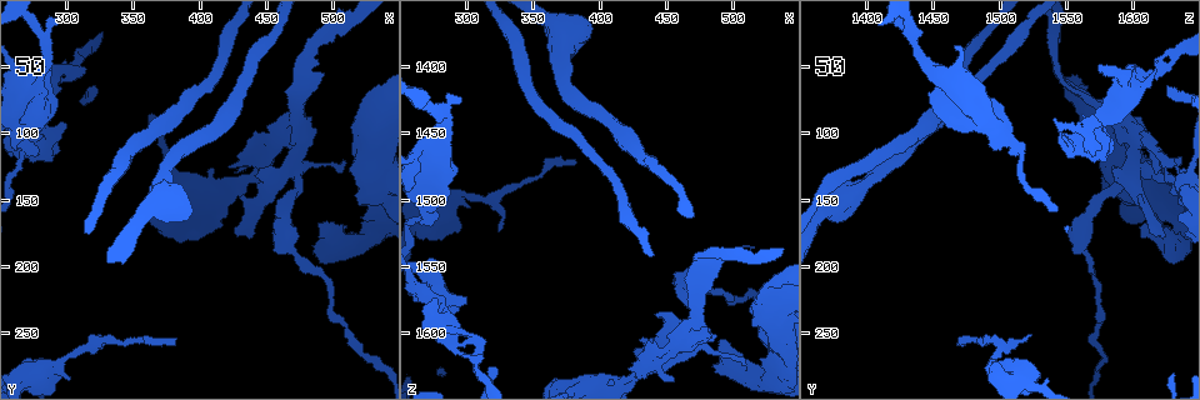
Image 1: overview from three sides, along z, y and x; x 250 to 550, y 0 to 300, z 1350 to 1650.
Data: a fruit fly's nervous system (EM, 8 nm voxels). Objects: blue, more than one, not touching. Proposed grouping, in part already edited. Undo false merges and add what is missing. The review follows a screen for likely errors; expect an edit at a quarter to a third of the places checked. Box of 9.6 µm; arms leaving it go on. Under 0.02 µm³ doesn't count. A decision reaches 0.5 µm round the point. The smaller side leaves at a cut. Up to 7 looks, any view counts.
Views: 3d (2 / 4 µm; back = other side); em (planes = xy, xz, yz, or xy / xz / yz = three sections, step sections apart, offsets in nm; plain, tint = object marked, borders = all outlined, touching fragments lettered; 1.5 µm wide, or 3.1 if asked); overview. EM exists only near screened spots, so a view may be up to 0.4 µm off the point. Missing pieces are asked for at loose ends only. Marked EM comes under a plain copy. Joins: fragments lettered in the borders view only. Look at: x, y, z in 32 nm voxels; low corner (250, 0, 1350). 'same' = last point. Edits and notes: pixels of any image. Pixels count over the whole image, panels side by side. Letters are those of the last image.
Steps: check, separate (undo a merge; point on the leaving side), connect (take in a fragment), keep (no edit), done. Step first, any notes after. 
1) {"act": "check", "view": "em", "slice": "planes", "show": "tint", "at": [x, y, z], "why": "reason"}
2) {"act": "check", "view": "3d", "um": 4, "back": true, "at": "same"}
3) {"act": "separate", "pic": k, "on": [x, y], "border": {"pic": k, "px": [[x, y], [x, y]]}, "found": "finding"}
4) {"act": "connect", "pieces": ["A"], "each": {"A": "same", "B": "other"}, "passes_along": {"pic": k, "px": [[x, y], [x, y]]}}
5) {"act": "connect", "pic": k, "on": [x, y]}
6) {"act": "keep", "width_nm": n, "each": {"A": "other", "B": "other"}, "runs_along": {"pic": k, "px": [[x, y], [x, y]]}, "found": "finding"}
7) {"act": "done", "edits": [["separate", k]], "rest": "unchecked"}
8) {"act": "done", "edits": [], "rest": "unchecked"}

{"act": "check", "view": "em", "slice": "xy", "step": 8, "show": "tint", "at": [528, 68, 1564]}

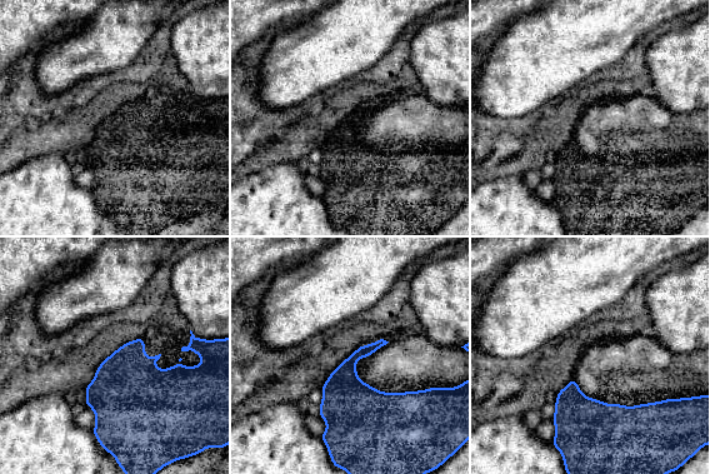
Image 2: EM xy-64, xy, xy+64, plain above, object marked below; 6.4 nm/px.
{"act": "check", "view": "em", "slice": "yz", "step": 8, "show": "borders", "at": "same", "why": "cut it another way"}

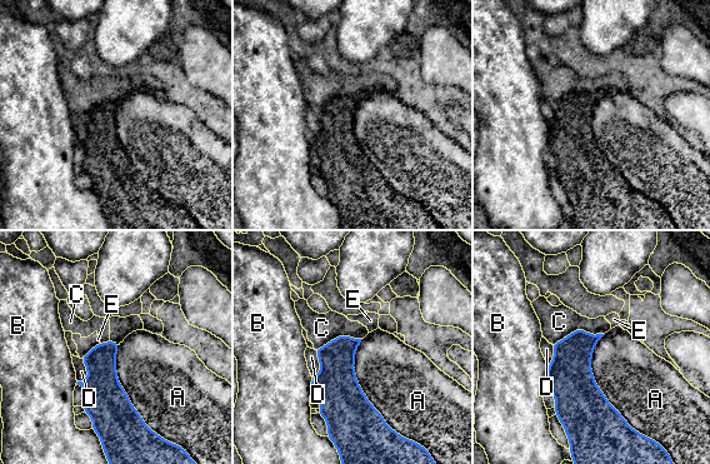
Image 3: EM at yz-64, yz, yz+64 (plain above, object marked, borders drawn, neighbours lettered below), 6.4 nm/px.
{"act": "keep", "each": {"A": "other", "B": "other", "C": "other", "D": "other", "E": "other"}, "border": {"pic": 3, "px": [[100, 343], [80, 358]]}, "found": "no lettered fragment goes on from it"}

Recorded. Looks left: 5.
{"act": "check", "view": "em", "slice": "planes", "show": "borders", "at": [430, 178, 1618], "why": "an open end"}

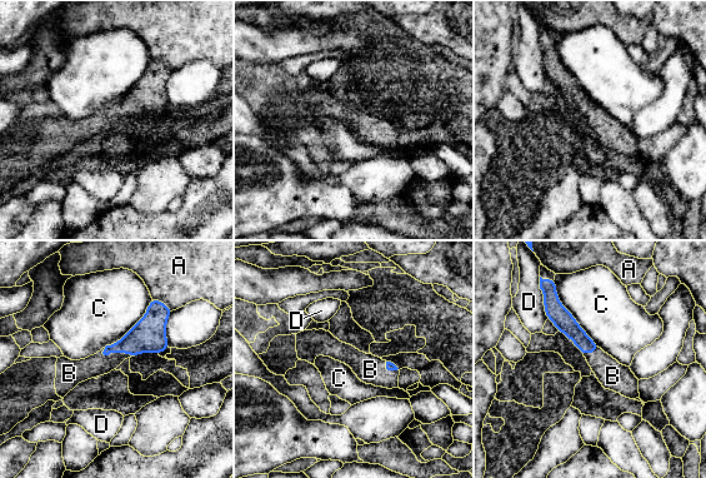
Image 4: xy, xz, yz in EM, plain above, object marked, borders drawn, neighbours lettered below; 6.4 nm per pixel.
{"act": "connect", "pieces": ["B"], "longest_contact_nm": ["C", 550], "each": {"A": "other", "B": "same", "C": "other", "D": "other"}, "passes_along": {"pic": 4, "px": [[149, 334], [118, 352], [98, 364]]}, "found": "the neuron continues"}

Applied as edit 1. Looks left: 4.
{"act": "done", "edits": [["connect", 4]], "rest": "unchecked"}

